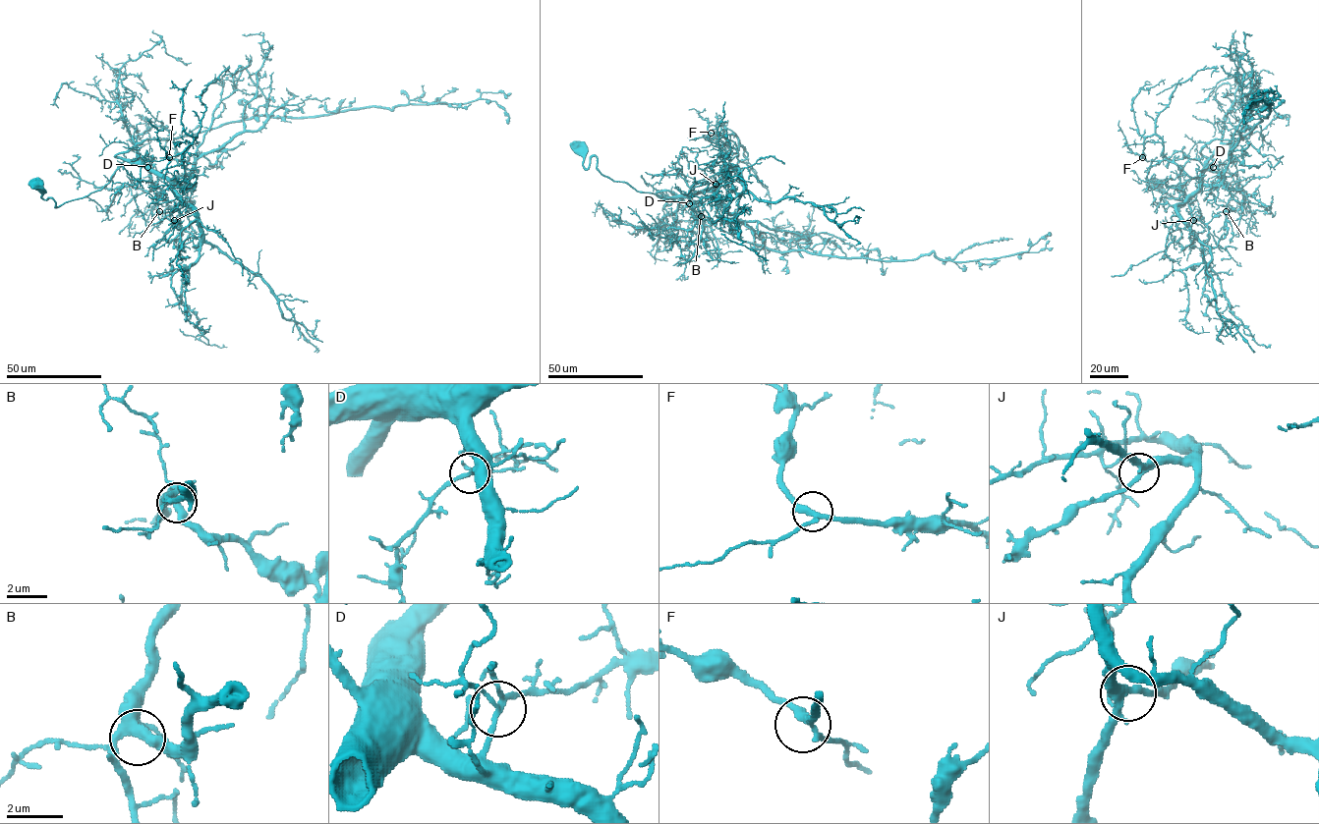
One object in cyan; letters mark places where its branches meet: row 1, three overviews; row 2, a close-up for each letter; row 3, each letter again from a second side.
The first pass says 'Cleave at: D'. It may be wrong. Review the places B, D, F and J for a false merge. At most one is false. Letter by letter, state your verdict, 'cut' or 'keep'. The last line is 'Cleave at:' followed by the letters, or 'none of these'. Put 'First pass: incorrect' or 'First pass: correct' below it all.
B: keep
D: cut
F: keep
J: keep
Cleave at: D
First pass: correct

